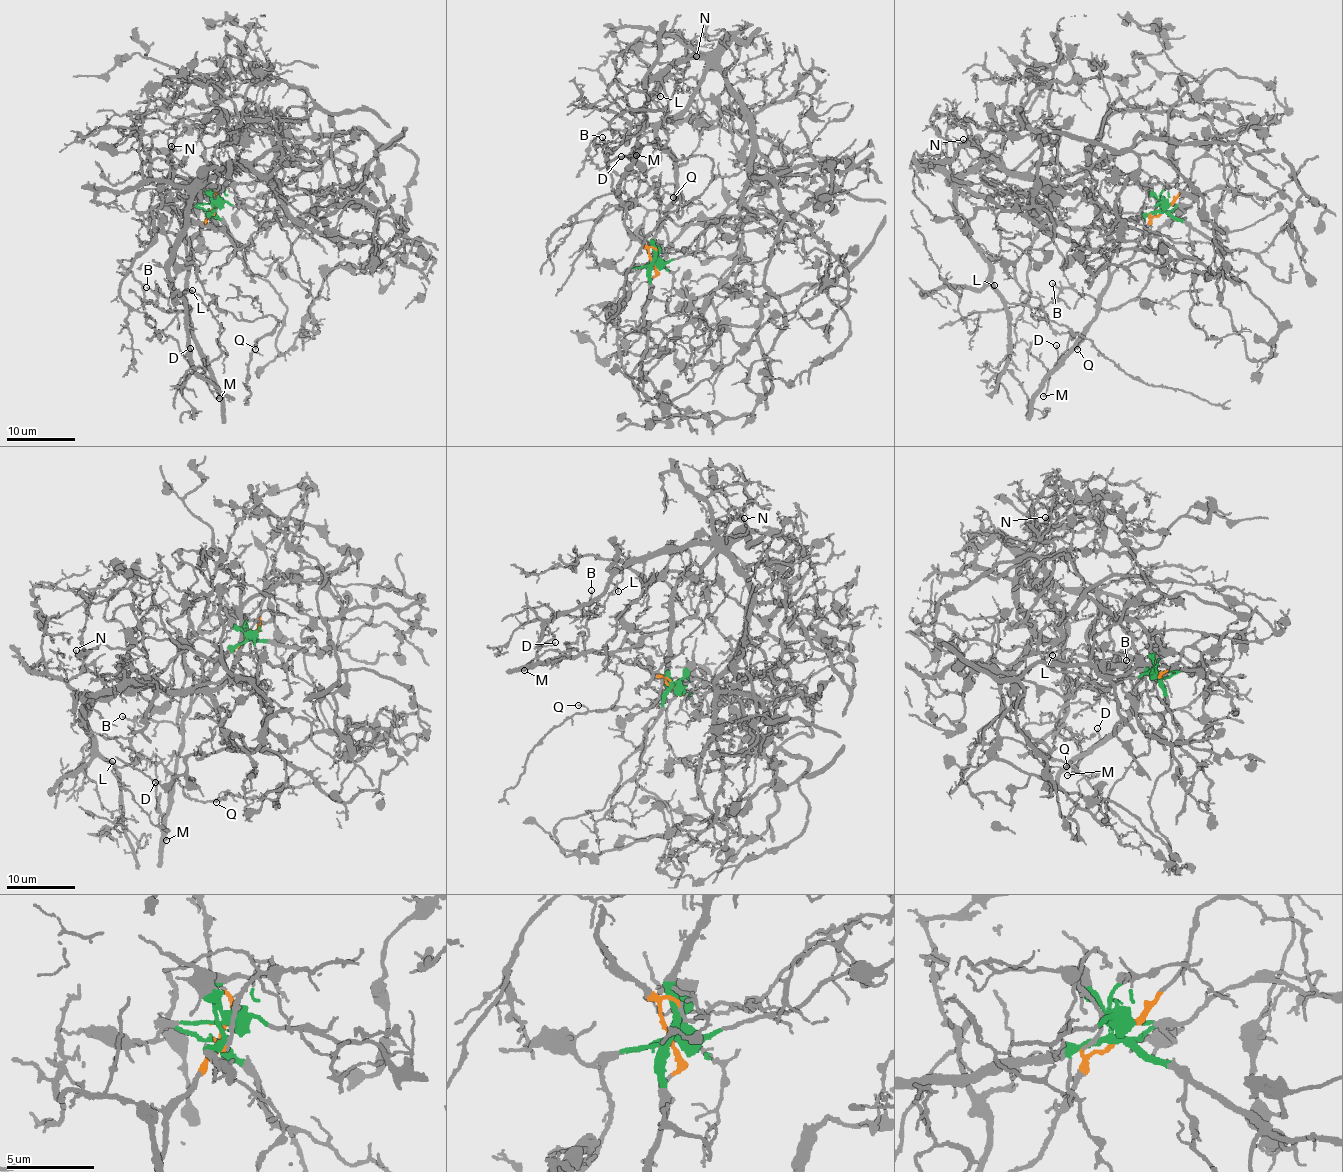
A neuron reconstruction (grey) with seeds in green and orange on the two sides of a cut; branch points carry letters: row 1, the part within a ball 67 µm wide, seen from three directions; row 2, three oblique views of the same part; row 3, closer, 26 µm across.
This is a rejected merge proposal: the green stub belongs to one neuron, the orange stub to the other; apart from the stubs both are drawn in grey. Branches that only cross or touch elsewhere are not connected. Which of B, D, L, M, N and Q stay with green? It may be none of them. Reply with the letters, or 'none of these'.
L, N, Q

